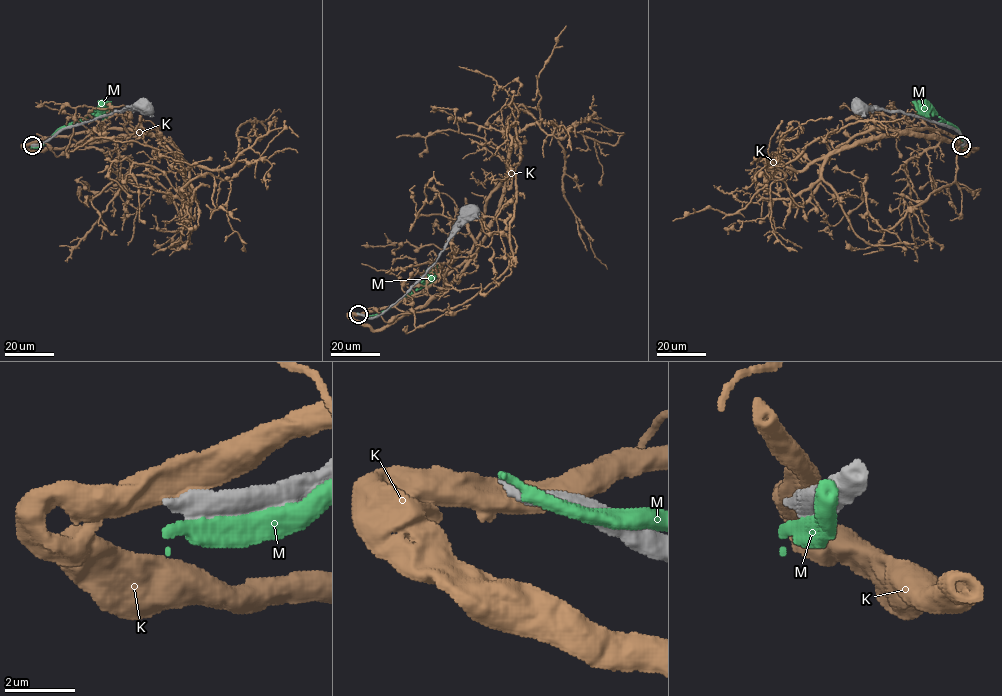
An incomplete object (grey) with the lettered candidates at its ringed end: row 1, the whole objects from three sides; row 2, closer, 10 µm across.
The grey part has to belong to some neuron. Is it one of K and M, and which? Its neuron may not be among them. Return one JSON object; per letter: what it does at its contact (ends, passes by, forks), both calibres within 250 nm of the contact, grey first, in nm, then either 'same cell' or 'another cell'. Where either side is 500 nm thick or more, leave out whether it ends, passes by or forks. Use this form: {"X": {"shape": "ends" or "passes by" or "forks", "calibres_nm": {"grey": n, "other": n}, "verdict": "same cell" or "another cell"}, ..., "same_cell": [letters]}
{"K": {"calibres_nm": {"grey": 650, "other": 440}, "verdict": "another cell"}, "M": {"calibres_nm": {"grey": 500, "other": 500}, "verdict": "another cell"}, "same_cell": []}

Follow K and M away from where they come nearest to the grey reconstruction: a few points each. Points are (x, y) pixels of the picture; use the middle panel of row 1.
K: (359, 314), (413, 297), (468, 255), (510, 173), (507, 119), (521, 105), (539, 124), (537, 77), (566, 25)
M: (362, 315), (377, 315), (390, 308), (419, 289), (429, 276)

